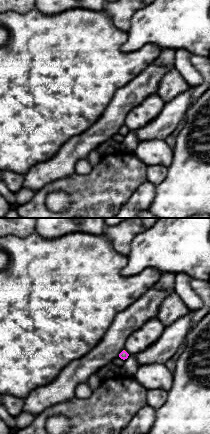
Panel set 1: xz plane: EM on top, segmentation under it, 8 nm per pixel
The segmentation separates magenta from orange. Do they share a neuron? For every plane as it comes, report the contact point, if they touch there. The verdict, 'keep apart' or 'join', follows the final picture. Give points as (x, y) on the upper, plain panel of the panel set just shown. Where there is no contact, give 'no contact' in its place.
no contact

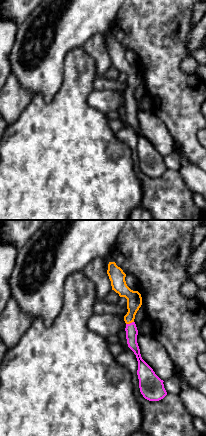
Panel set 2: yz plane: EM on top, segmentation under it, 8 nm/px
contact (130, 99)

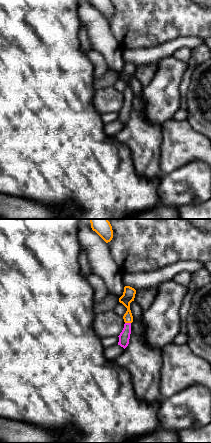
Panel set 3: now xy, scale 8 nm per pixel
contact (128, 99)

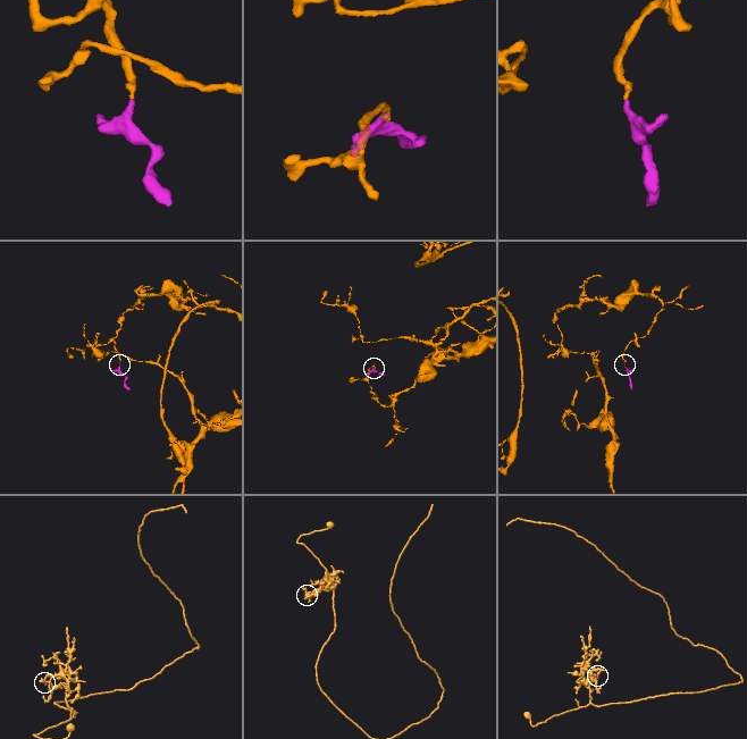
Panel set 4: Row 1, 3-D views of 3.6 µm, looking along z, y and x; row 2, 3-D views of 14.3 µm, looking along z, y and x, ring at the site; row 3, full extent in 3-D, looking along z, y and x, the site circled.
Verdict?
join

